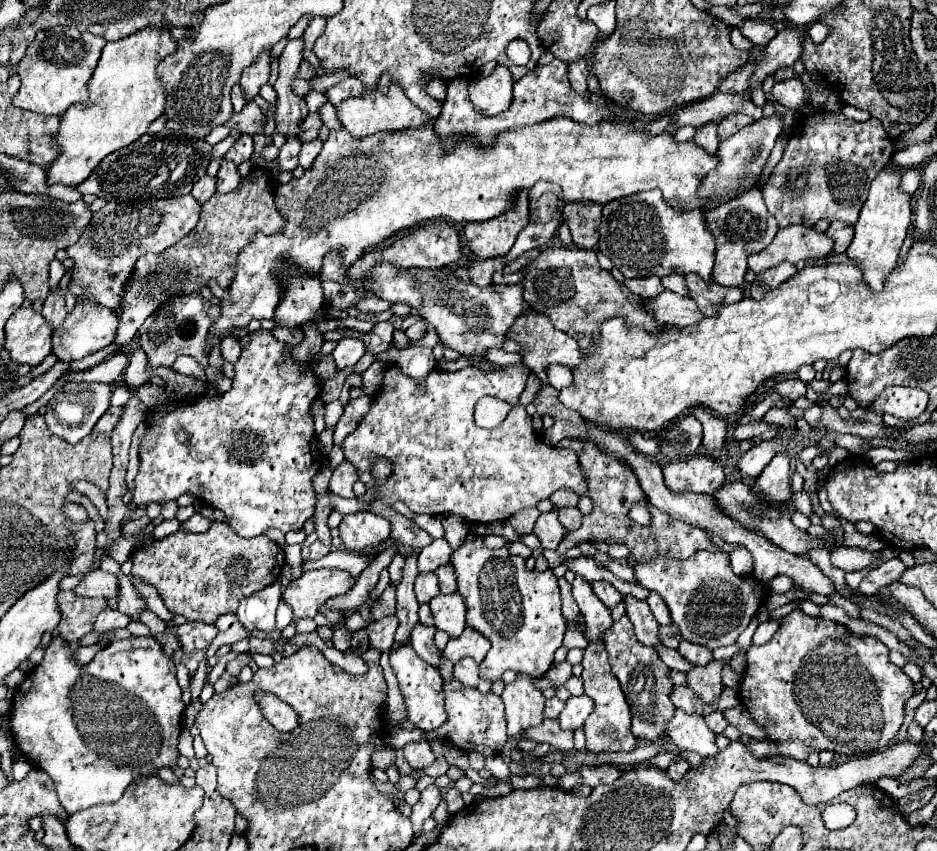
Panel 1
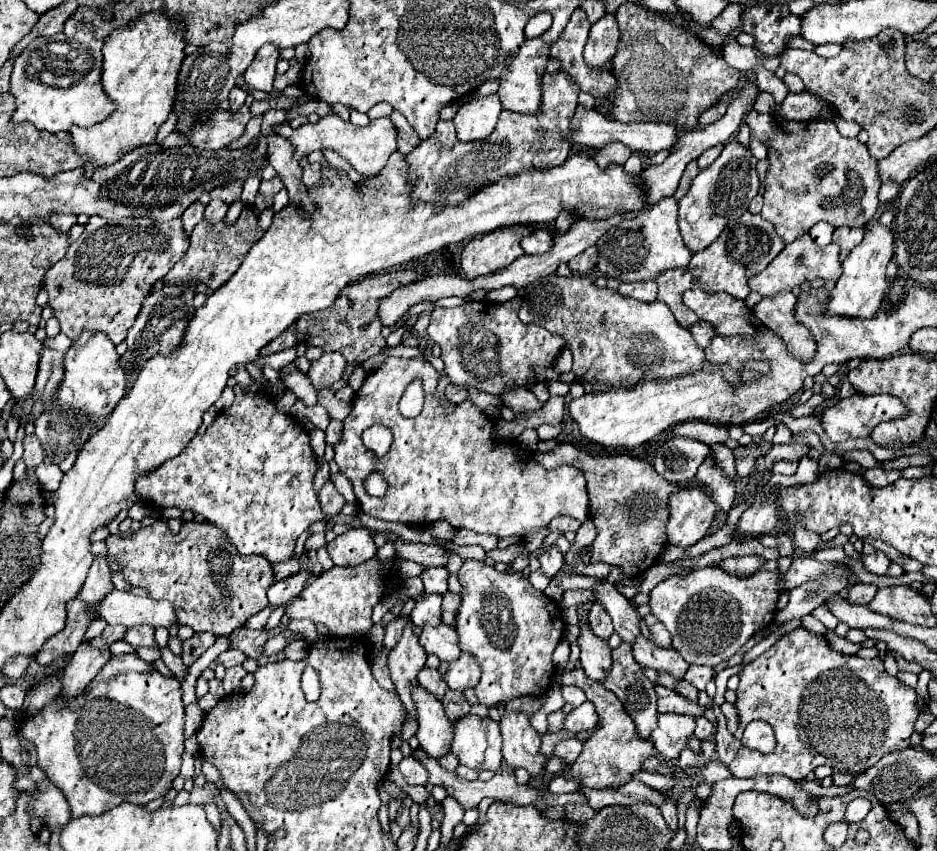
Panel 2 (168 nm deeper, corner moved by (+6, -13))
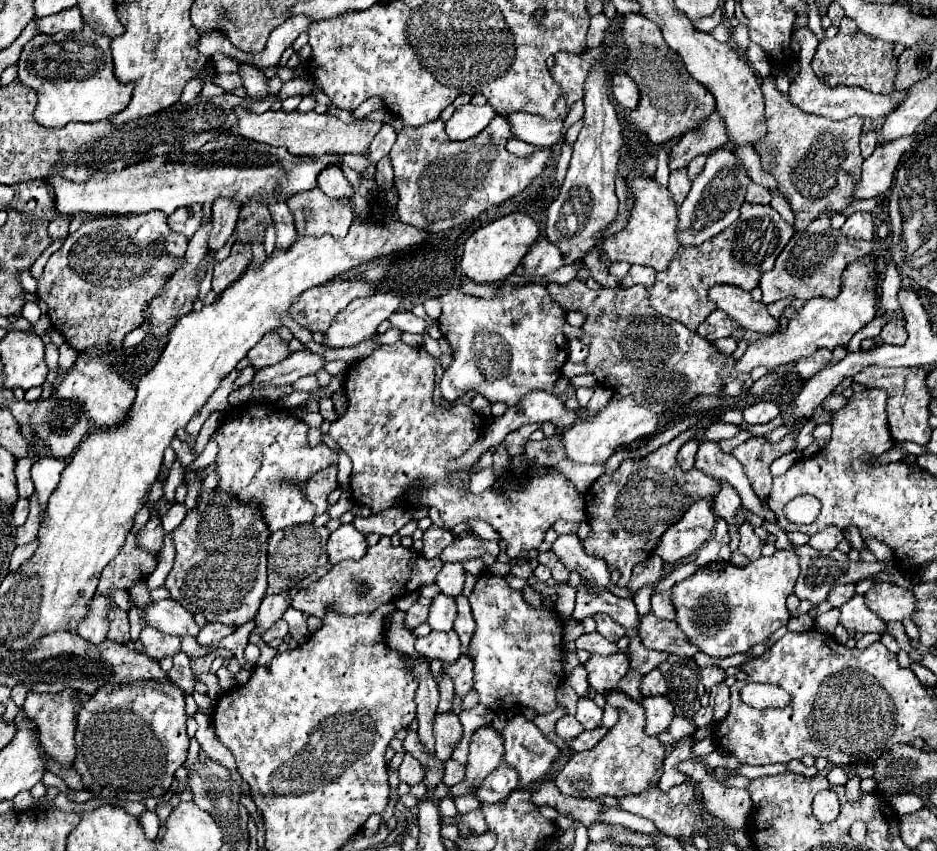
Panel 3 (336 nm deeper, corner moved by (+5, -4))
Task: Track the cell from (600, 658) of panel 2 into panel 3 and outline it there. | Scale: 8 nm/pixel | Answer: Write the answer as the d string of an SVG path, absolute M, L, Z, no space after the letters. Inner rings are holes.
M617 652L611 656L597 656L593 654L585 664L589 672L589 684L597 694L607 694L619 690L619 680L629 670L629 660L625 654Z

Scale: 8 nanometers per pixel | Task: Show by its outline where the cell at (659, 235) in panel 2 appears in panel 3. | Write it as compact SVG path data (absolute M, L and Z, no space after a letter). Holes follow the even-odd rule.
M635 178L627 182L631 196L633 196L633 208L631 218L627 226L609 238L603 238L603 252L611 262L629 262L629 264L641 264L651 266L657 272L667 270L667 264L675 256L679 248L679 240L675 236L677 228L677 210L675 202L671 198L671 192L663 186L659 186L655 180L649 178Z

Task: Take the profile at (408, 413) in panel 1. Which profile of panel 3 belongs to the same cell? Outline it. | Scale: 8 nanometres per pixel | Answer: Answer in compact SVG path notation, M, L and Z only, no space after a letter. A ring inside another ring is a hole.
M399 340L379 346L347 370L343 386L349 400L347 412L331 424L329 436L353 462L353 500L361 506L371 506L371 510L379 514L391 508L397 498L407 496L425 482L429 488L413 496L413 504L435 506L447 530L469 518L489 522L507 542L509 558L517 558L523 550L537 548L557 520L583 522L587 518L583 496L571 480L553 468L549 468L545 476L529 478L527 488L487 488L481 494L463 492L465 480L453 480L451 474L445 472L445 464L469 450L483 434L485 420L469 406L453 406L451 410L435 406L433 384L437 364L438 358L431 356L423 346L407 346Z

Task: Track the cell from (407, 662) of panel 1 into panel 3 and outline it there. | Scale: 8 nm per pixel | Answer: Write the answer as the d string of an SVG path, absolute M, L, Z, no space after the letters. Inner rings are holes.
M453 712L435 716L435 756L447 762L463 736L463 726Z

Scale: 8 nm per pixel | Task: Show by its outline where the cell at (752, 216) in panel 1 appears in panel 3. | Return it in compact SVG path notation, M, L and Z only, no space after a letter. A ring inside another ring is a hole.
M743 204L741 216L735 224L699 246L681 246L677 256L669 262L669 268L657 272L655 284L647 288L651 308L661 316L669 316L685 324L689 330L697 330L697 326L717 309L709 300L707 290L717 284L735 284L743 290L753 290L759 284L761 274L773 268L793 232L795 230L771 206ZM667 294L673 304L671 308L667 308Z

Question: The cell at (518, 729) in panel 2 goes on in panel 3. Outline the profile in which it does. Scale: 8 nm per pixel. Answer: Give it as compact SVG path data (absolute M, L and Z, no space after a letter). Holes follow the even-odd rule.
M523 716L507 722L503 730L505 760L519 774L519 784L531 788L535 780L547 774L553 760L559 756L555 742L543 736L543 732Z

